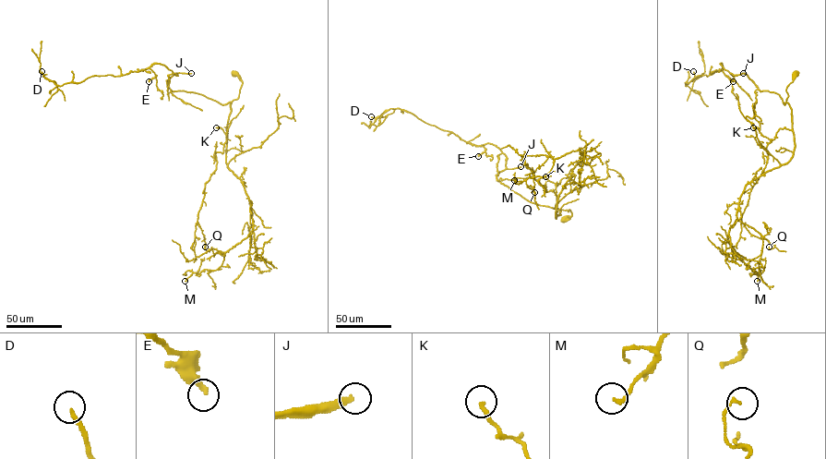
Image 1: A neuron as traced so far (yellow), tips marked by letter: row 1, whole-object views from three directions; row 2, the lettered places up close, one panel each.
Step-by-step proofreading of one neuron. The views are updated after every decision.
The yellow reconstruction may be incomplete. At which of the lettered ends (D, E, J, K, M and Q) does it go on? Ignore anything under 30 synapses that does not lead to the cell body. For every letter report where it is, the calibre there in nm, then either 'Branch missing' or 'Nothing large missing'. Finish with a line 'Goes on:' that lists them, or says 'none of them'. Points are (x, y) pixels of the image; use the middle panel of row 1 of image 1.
D: Place: (371, 116). Thickness 200 nm. Branch missing
E: Place: (478, 156). Thickness 240 nm. Nothing large missing
J: Place: (520, 166). Thickness 260 nm. Branch missing
K: Place: (545, 176). Thickness 240 nm. Nothing large missing
M: Place: (514, 180). Thickness 160 nm. Nothing large missing
Q: Place: (534, 192). Thickness 130 nm. Nothing large missing
Goes on: D, J

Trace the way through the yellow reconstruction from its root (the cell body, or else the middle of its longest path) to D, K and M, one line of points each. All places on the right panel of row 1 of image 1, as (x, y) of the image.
D: (796, 74), (784, 104), (721, 64), (685, 86), (693, 71)
K: (796, 74), (786, 89), (792, 129), (780, 128), (775, 138), (770, 139), (758, 127), (753, 127)
M: (796, 74), (786, 89), (793, 156), (746, 186), (727, 235), (736, 254), (758, 272), (757, 281)

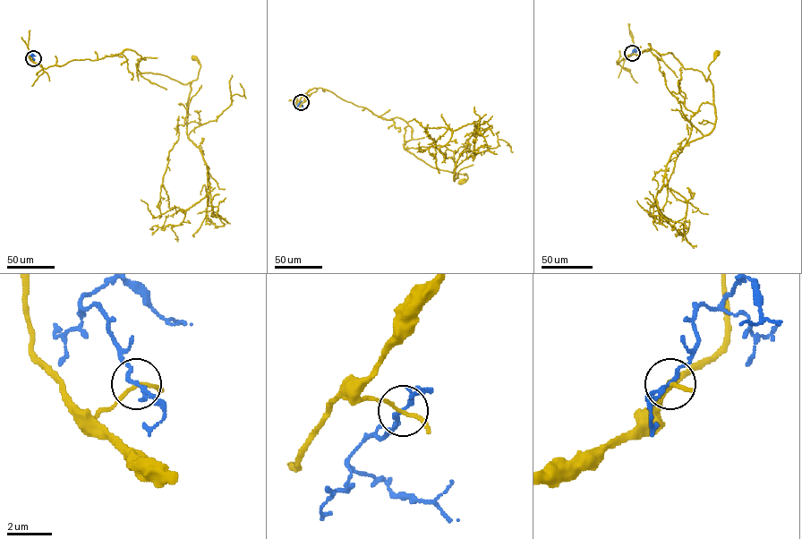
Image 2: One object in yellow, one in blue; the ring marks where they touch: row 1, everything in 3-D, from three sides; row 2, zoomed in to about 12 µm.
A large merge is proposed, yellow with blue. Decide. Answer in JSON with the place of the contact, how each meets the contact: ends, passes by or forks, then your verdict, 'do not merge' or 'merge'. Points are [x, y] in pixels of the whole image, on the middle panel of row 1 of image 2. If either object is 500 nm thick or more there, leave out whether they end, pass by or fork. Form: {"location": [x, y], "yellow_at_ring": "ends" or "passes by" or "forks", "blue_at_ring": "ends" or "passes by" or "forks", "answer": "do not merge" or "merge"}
{"location": [301, 102], "yellow_at_ring": "passes by", "blue_at_ring": "passes by", "answer": "do not merge"}

